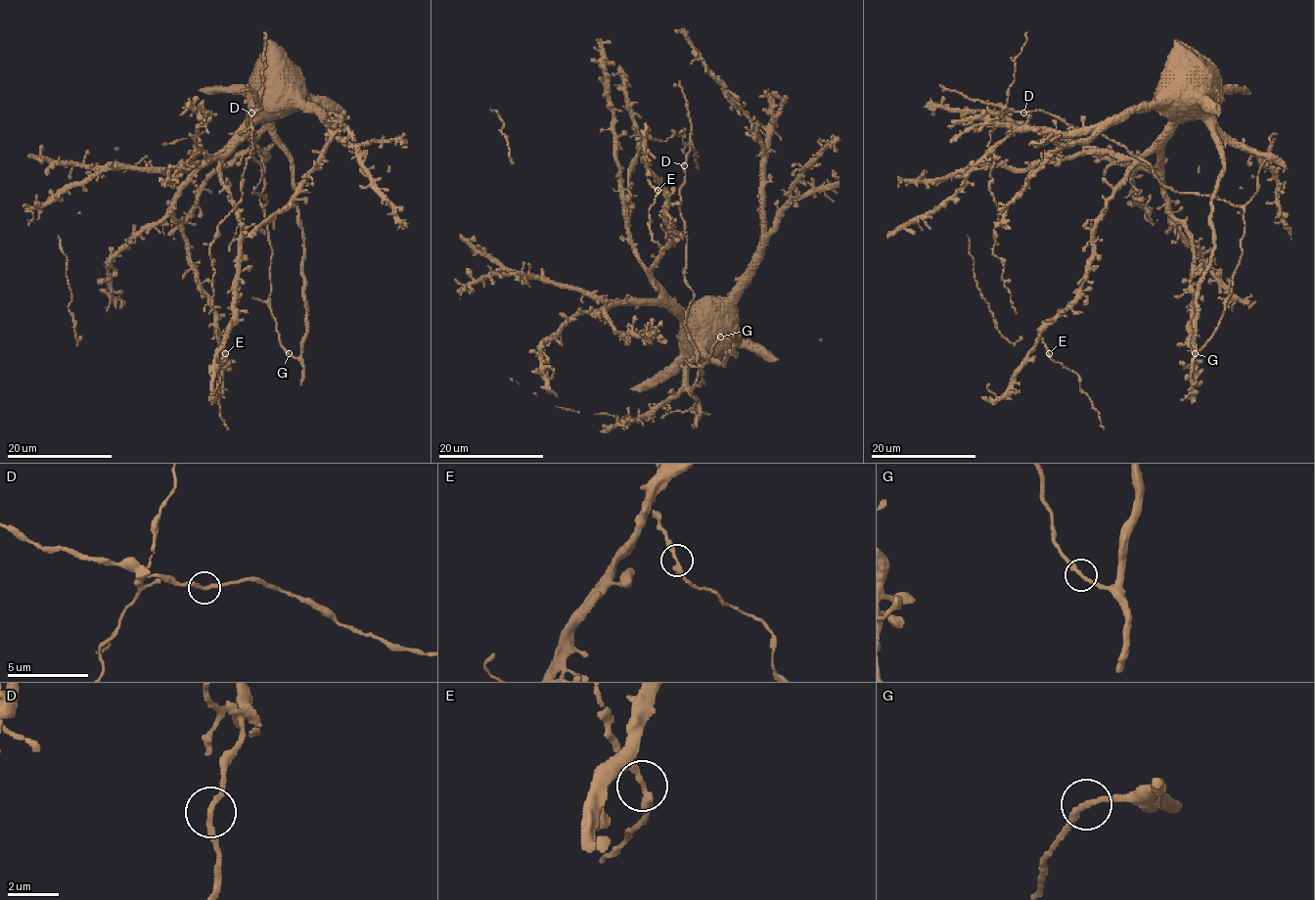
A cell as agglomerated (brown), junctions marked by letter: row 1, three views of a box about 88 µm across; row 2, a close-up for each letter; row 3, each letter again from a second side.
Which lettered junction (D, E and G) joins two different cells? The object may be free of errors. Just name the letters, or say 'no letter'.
no letter

